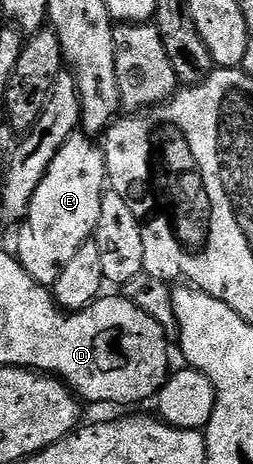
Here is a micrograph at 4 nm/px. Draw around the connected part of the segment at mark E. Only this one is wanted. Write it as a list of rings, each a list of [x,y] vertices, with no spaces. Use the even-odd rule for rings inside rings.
[[[75,132],[68,140],[64,140],[64,148],[60,148],[60,152],[56,152],[56,160],[48,164],[48,172],[44,180],[40,180],[40,188],[36,188],[36,196],[32,196],[32,204],[28,204],[26,217],[20,223],[22,231],[18,234],[16,249],[18,263],[25,268],[28,276],[32,276],[32,280],[42,286],[53,287],[60,272],[64,272],[64,267],[71,262],[72,256],[76,256],[76,252],[80,252],[83,244],[93,239],[94,229],[98,227],[100,204],[102,195],[108,189],[108,179],[105,149],[94,142],[97,141],[85,132]]]

